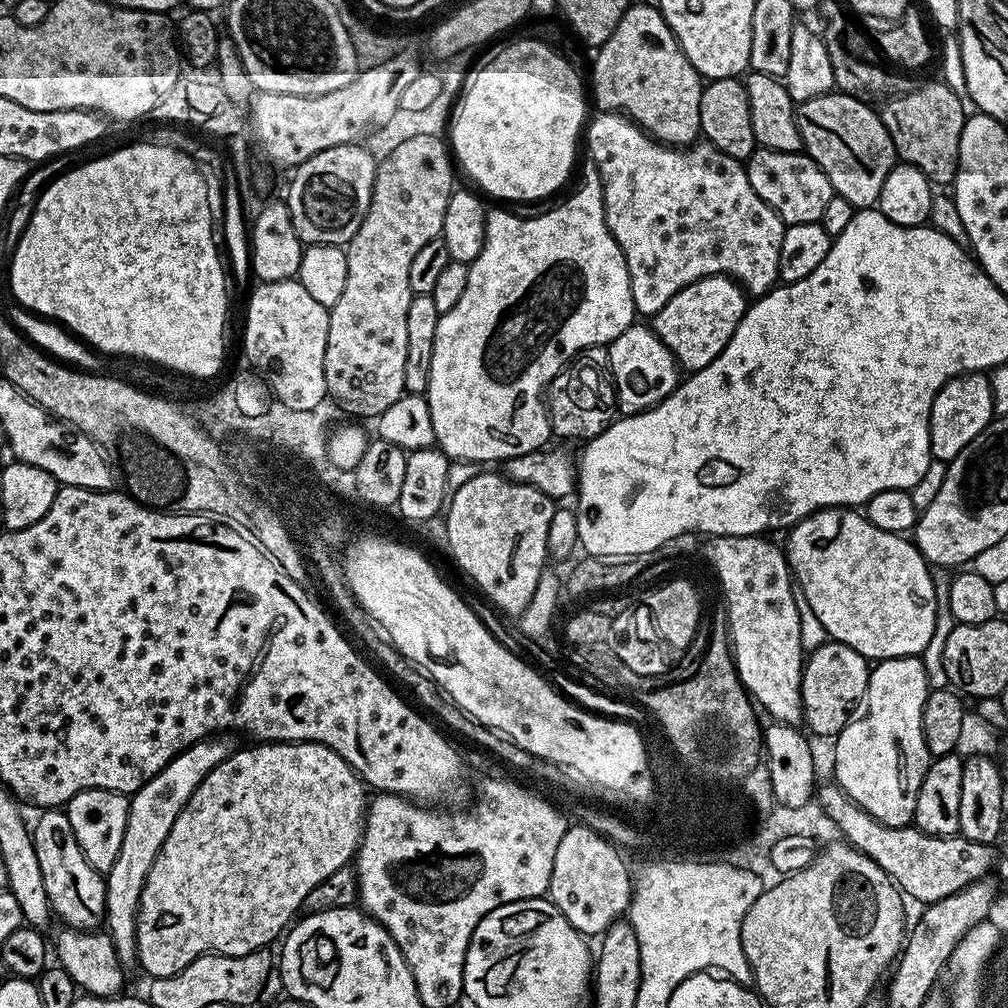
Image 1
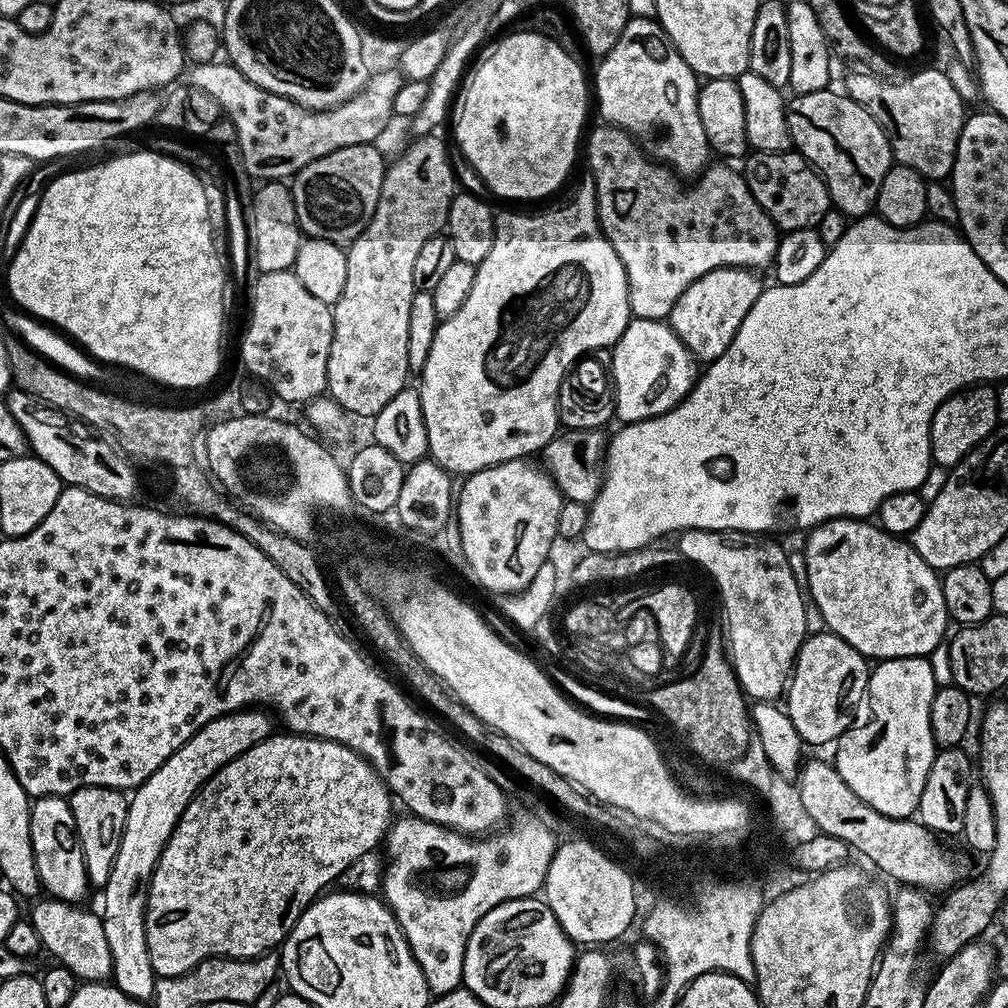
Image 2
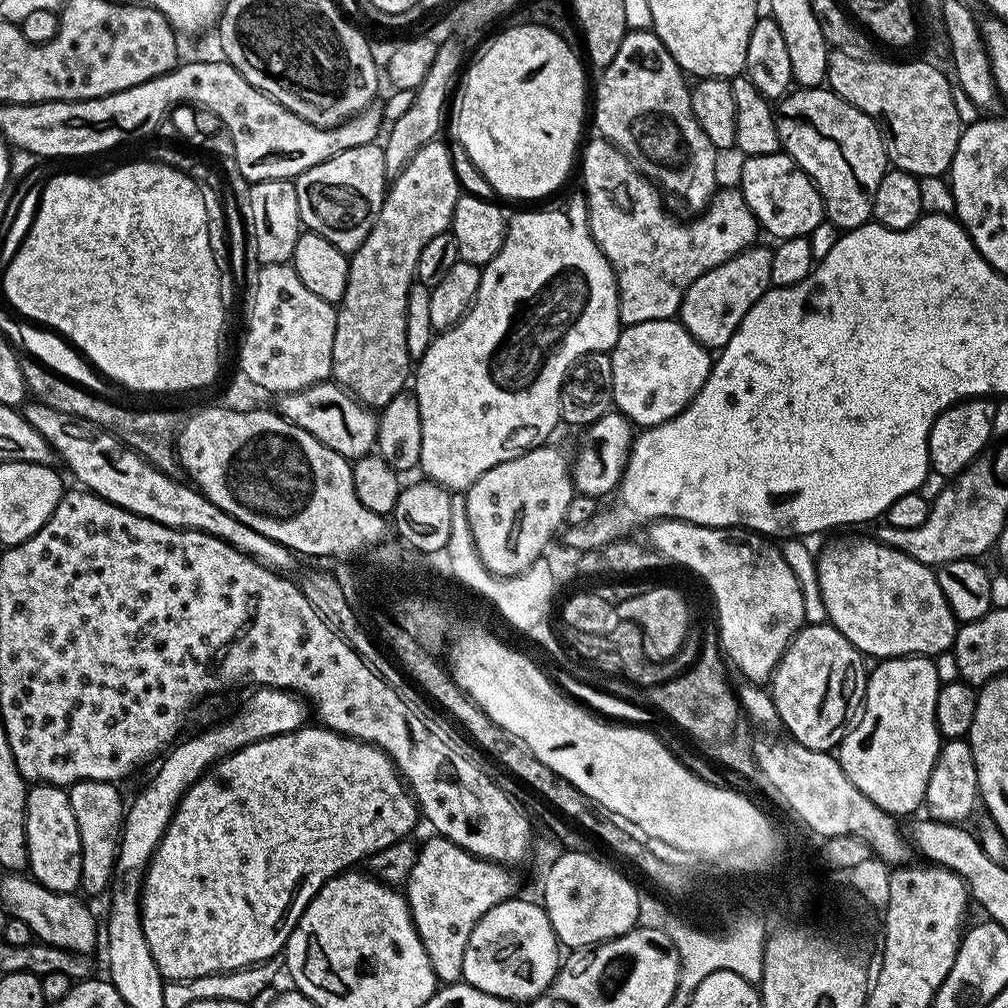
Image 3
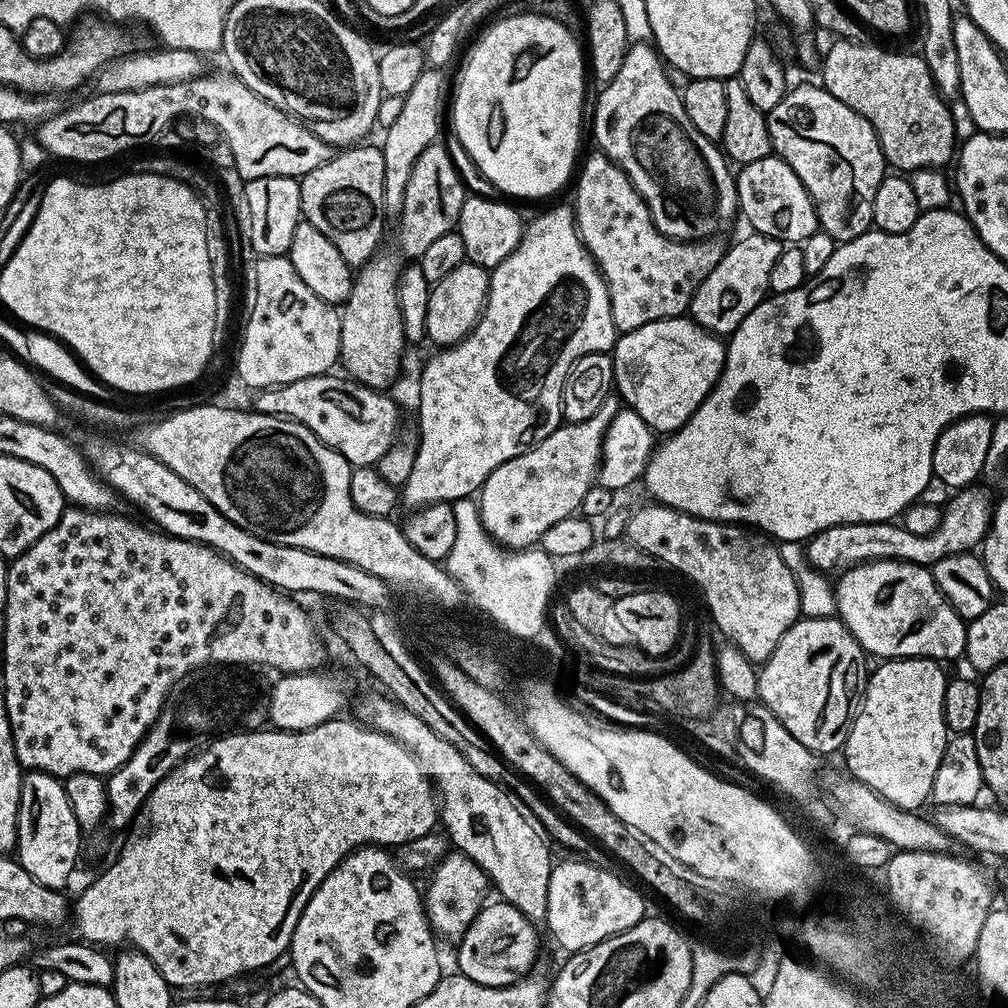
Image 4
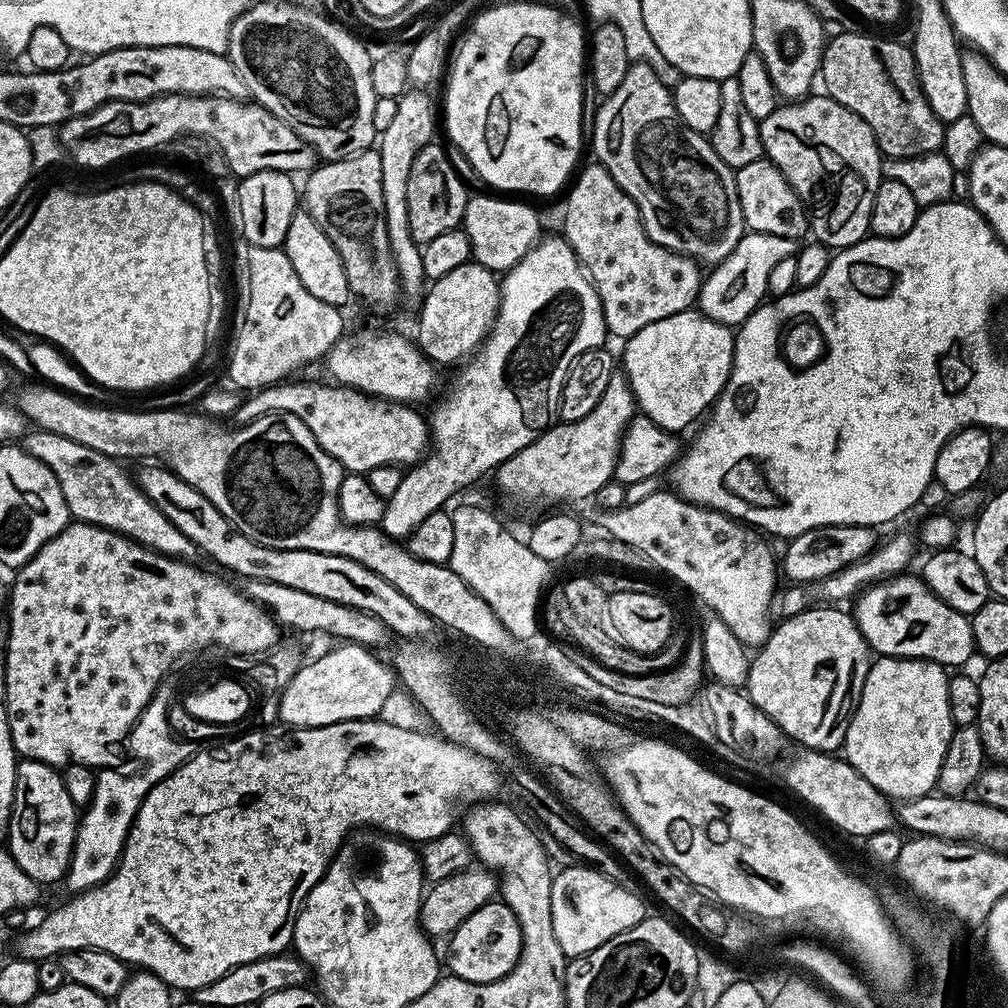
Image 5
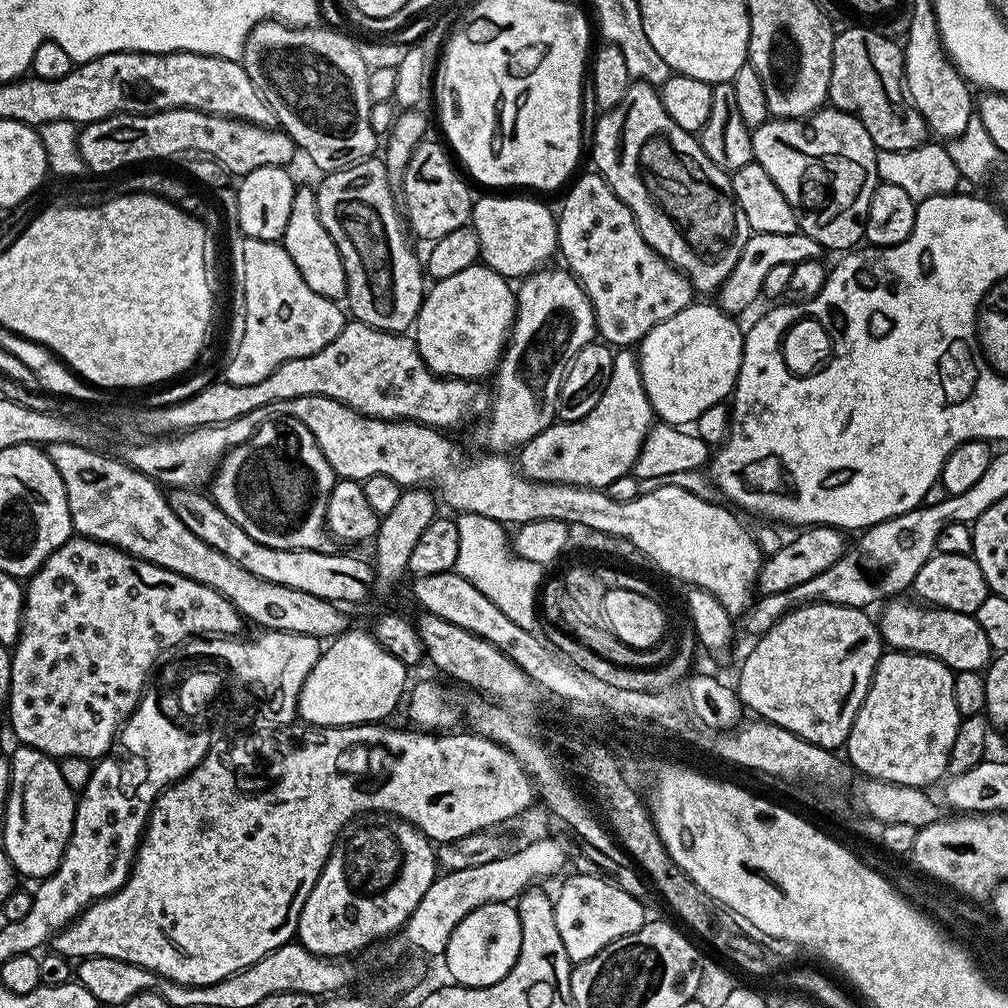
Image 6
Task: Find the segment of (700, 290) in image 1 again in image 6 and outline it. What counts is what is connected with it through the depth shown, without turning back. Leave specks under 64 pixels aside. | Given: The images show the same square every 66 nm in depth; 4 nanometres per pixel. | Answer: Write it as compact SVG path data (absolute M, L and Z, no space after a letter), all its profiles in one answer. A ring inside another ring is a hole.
M799 230L794 234L752 232L742 250L742 258L738 258L738 266L734 266L734 270L730 270L730 274L725 278L718 290L720 308L723 312L729 314L741 314L740 312L746 311L756 299L761 299L764 283L766 282L766 273L773 266L779 264L794 265L807 260L820 260L821 256L820 244L814 242L814 238L810 238L806 233Z

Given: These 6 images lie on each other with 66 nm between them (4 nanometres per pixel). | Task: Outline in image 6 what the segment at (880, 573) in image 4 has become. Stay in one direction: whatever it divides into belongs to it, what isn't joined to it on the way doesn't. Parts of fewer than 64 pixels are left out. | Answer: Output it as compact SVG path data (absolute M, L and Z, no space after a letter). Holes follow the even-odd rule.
M893 598L879 609L880 639L889 649L933 656L935 660L940 660L947 668L951 668L953 673L987 669L994 653L982 626L978 626L975 615L929 606L915 599L904 599L908 598Z

